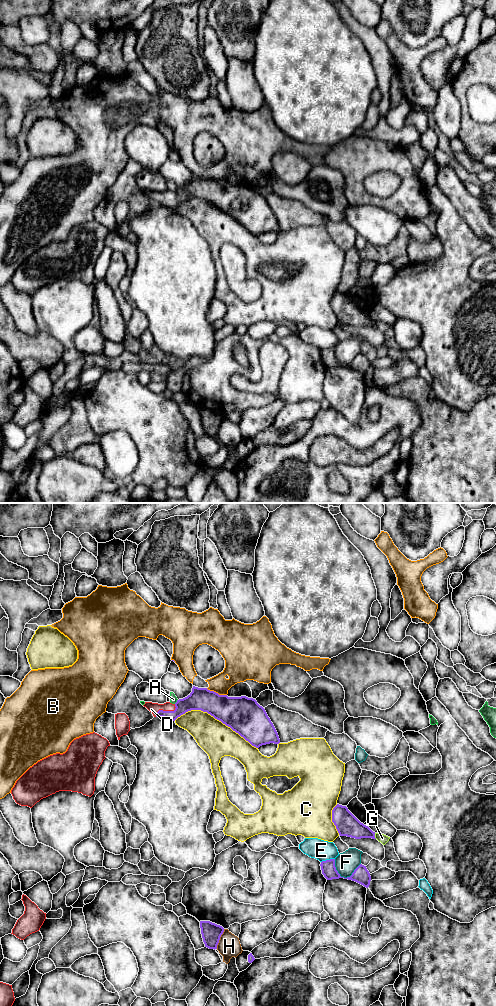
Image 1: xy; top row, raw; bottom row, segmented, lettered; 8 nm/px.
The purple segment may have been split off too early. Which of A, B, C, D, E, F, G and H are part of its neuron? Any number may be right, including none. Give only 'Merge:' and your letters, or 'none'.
Merge: D

